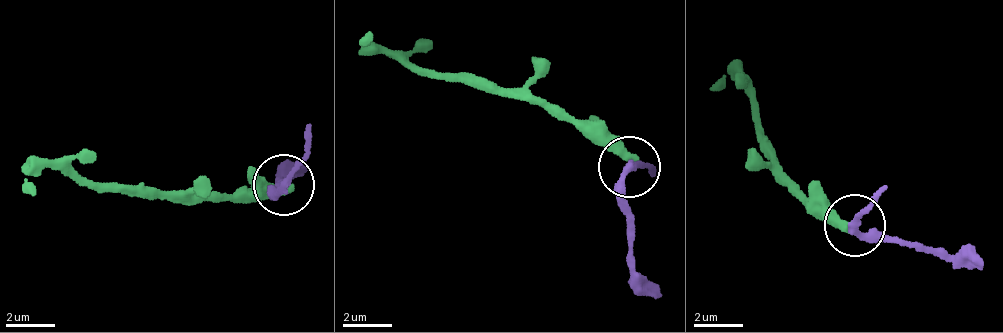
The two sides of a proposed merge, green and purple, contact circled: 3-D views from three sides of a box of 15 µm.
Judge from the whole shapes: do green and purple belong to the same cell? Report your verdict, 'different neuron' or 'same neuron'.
different neuron

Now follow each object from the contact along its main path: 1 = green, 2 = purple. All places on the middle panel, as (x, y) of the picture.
1: (630, 161), (544, 107), (457, 77), (420, 77), (382, 52), (370, 30)
2: (630, 167), (625, 178), (632, 264), (663, 294)

